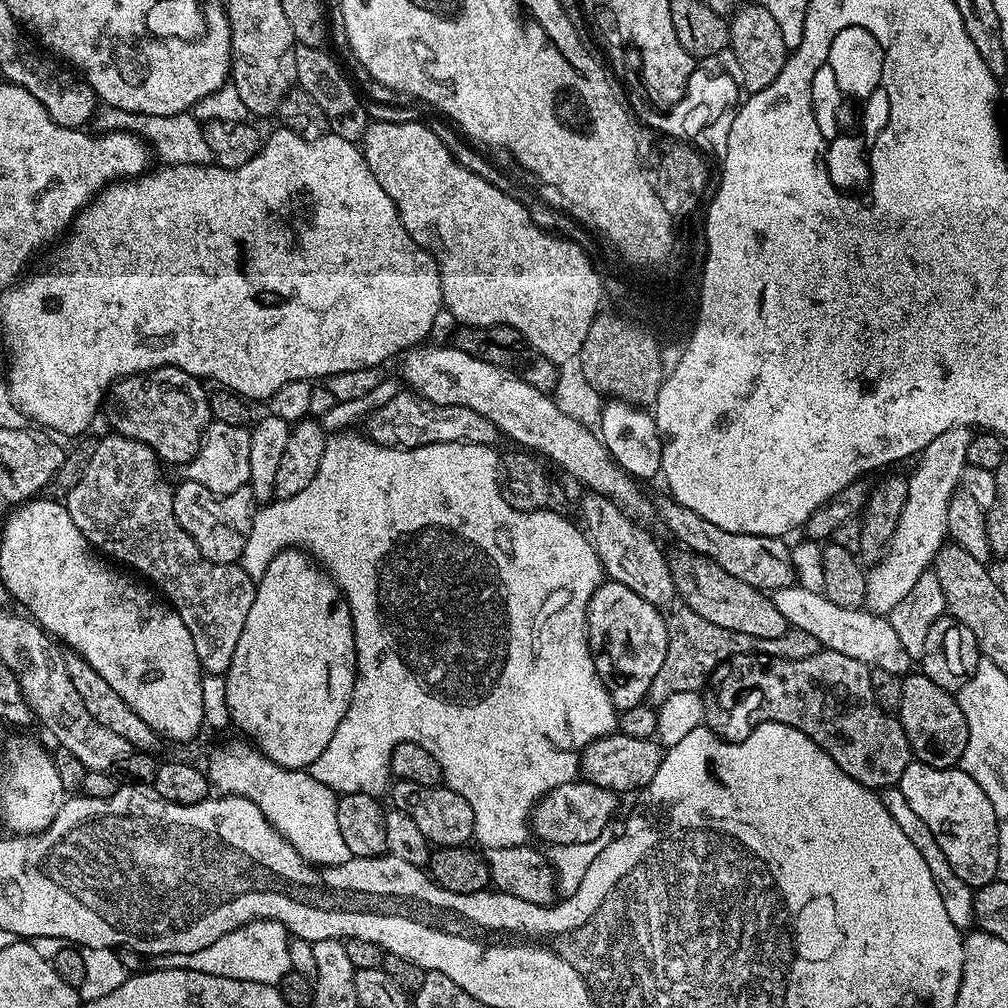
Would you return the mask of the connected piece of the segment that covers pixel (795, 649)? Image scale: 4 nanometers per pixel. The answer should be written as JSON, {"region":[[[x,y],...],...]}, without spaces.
{"region":[[[676,606],[667,613],[668,641],[666,642],[666,658],[662,658],[662,667],[654,674],[654,682],[650,682],[647,703],[659,706],[670,698],[670,694],[683,692],[700,692],[709,683],[717,666],[730,658],[742,654],[757,653],[761,656],[777,656],[787,660],[810,658],[821,651],[818,638],[814,634],[806,634],[806,630],[789,627],[782,638],[750,638],[750,634],[738,634],[734,630],[726,630],[722,626],[714,626],[714,622],[706,622],[702,614],[694,614],[694,610]]]}

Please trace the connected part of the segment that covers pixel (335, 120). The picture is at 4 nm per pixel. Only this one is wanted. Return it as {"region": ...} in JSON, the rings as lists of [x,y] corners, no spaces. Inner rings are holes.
{"region":[[[305,44],[296,45],[296,84],[318,106],[322,106],[322,114],[326,114],[328,132],[334,136],[341,136],[353,142],[363,141],[364,131],[370,123],[368,109],[361,93],[352,89],[350,81],[344,77],[340,64],[324,48],[315,48]]]}

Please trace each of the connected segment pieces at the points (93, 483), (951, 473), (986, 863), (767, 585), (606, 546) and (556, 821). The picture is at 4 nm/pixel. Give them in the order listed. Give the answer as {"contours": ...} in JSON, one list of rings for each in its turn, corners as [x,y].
{"contours":[[[[108,434],[100,440],[98,450],[78,484],[66,492],[66,507],[70,518],[74,518],[74,526],[82,530],[93,549],[99,550],[105,557],[113,556],[108,557],[113,561],[121,560],[137,568],[141,577],[149,576],[144,577],[149,581],[156,580],[155,587],[176,609],[182,622],[186,622],[186,630],[190,630],[190,638],[194,638],[194,650],[198,650],[201,669],[214,676],[224,676],[234,658],[234,650],[238,650],[238,638],[242,638],[246,614],[250,614],[250,606],[254,606],[257,581],[239,563],[216,564],[201,554],[196,539],[176,521],[174,488],[171,483],[168,485],[160,480],[160,468],[161,461],[150,446],[134,438]]],[[[955,426],[942,430],[934,442],[925,446],[915,461],[916,469],[907,477],[908,493],[906,504],[902,506],[902,514],[898,518],[898,526],[890,538],[883,556],[867,569],[868,594],[867,611],[875,616],[887,616],[910,594],[914,582],[929,571],[940,547],[945,545],[948,536],[946,522],[946,506],[949,505],[953,492],[960,488],[960,475],[968,464],[968,451],[974,435],[968,426]]],[[[913,762],[902,770],[899,785],[906,802],[914,809],[914,814],[930,826],[930,834],[942,846],[946,862],[954,869],[954,874],[962,878],[972,889],[986,886],[997,879],[998,866],[998,822],[994,818],[994,806],[990,798],[978,786],[970,774],[957,766],[954,768],[935,768],[929,764]]],[[[671,498],[656,500],[655,511],[660,512],[660,520],[672,531],[672,536],[677,540],[677,545],[689,548],[703,556],[709,556],[722,570],[734,574],[742,582],[759,588],[771,594],[778,588],[789,588],[796,583],[796,571],[792,561],[792,550],[781,537],[759,536],[745,532],[731,532],[722,530],[722,526],[714,526],[714,522],[706,522],[702,514],[694,514],[694,510],[686,510],[678,501]]],[[[588,492],[585,497],[580,508],[588,523],[587,531],[590,533],[592,549],[598,554],[601,569],[606,573],[607,579],[617,580],[622,586],[634,590],[634,594],[638,594],[638,598],[646,598],[646,602],[657,606],[668,603],[671,605],[677,599],[677,594],[666,552],[648,536],[644,526],[633,520],[610,498],[600,496],[597,492]]],[[[577,778],[571,784],[563,784],[550,790],[532,807],[530,828],[548,846],[568,843],[593,842],[603,832],[609,831],[608,823],[616,812],[617,793],[602,786],[594,786],[589,780]]]]}

